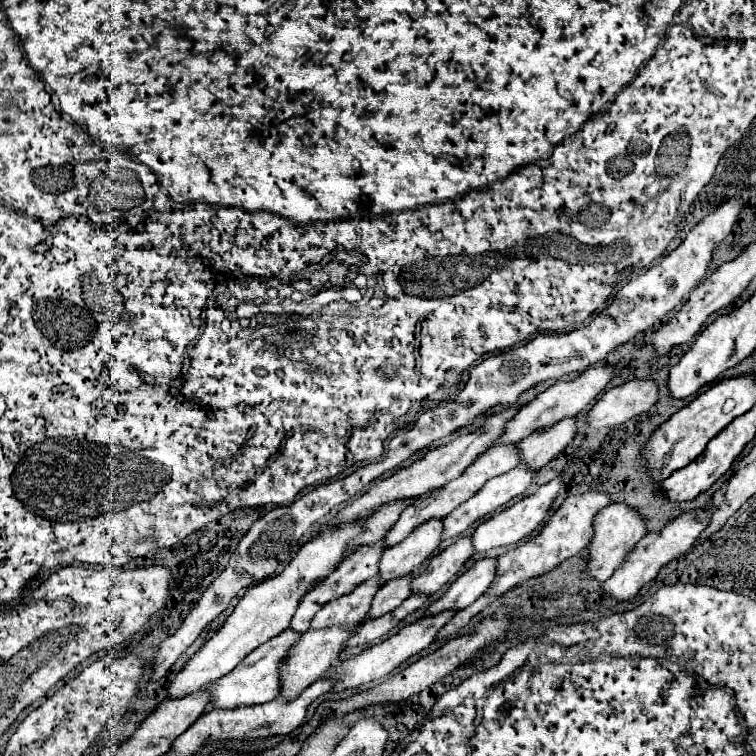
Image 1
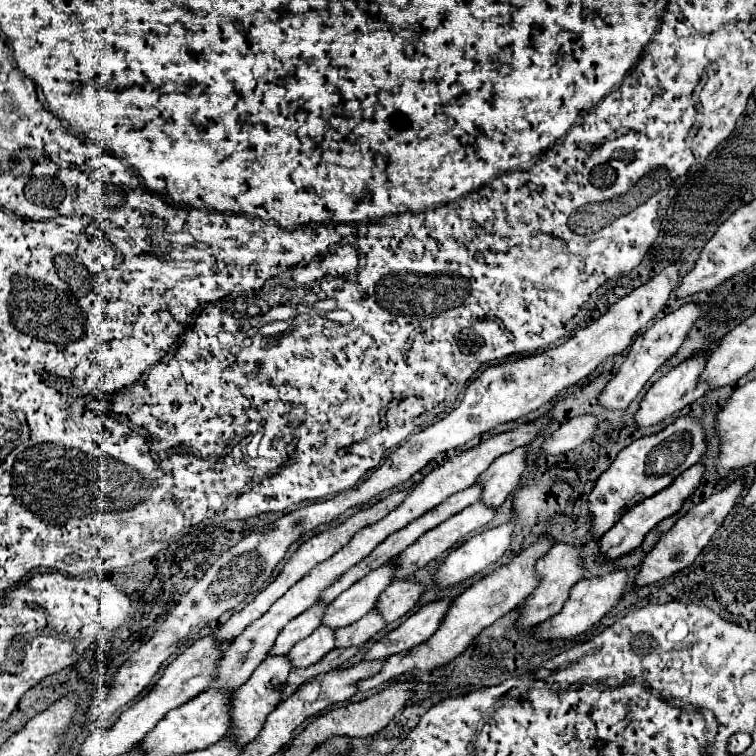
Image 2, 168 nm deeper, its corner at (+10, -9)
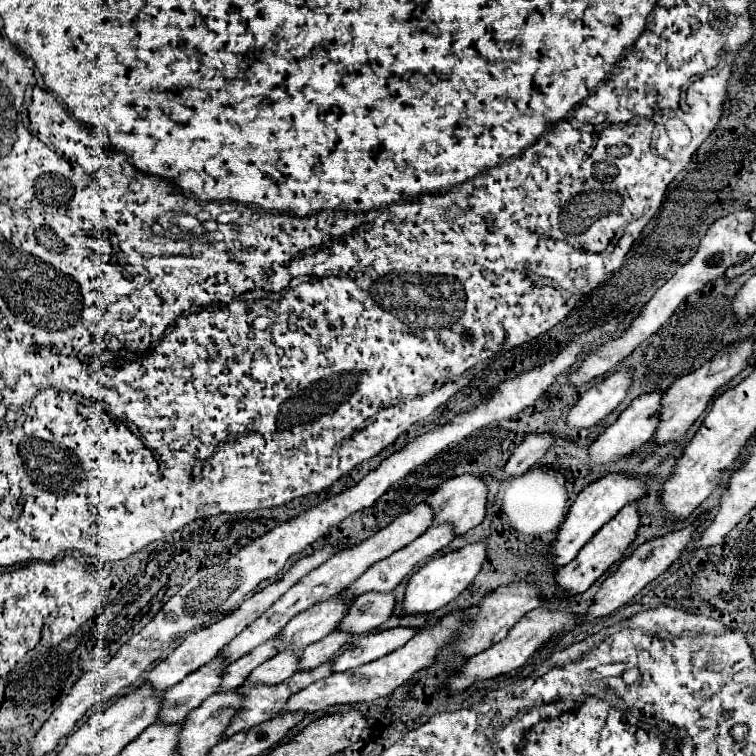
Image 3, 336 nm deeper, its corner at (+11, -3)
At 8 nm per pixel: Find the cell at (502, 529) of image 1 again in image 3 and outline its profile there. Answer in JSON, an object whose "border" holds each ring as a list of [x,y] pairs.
{"border":[[[472,543],[466,545],[458,551],[452,551],[444,557],[436,557],[430,559],[420,571],[416,571],[404,591],[404,599],[402,599],[402,609],[404,615],[430,615],[442,607],[446,607],[452,599],[456,599],[476,577],[476,573],[480,571],[482,563],[486,559],[486,543]]]}

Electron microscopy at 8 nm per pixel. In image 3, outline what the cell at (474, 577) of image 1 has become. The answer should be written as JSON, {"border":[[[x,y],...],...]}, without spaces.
{"border":[[[396,627],[396,629],[376,631],[370,635],[358,635],[354,639],[354,643],[332,661],[332,671],[342,673],[352,667],[376,661],[376,659],[404,647],[412,637],[414,637],[412,627]]]}

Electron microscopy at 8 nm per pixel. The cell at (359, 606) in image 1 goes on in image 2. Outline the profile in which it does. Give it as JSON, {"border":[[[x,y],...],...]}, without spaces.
{"border":[[[321,625],[309,637],[295,643],[295,647],[289,651],[289,659],[295,667],[307,667],[311,663],[317,663],[333,647],[335,647],[335,629]]]}

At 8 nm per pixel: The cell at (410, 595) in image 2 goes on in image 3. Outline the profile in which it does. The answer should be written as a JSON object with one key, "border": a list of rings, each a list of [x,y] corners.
{"border":[[[364,593],[364,597],[358,597],[350,605],[344,619],[338,623],[338,631],[352,635],[370,633],[392,615],[394,605],[392,593]]]}

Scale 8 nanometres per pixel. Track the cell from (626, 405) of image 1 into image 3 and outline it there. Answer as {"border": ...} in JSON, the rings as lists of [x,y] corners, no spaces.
{"border":[[[528,435],[510,455],[510,459],[504,465],[506,477],[518,477],[524,475],[532,465],[556,443],[552,435]]]}

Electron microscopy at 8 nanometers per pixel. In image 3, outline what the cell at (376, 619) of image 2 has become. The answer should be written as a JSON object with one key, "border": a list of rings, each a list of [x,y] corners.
{"border":[[[332,631],[330,635],[326,635],[326,637],[320,639],[318,643],[308,645],[308,647],[302,651],[300,659],[298,659],[298,671],[312,671],[312,669],[316,669],[318,665],[328,663],[328,661],[334,657],[334,653],[336,653],[342,645],[346,645],[350,639],[352,639],[352,635],[346,635],[346,633],[340,633],[340,631]]]}

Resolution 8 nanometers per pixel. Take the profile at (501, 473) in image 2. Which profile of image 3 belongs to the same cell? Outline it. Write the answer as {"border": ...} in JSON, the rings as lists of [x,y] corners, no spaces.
{"border":[[[460,475],[444,481],[426,499],[434,513],[434,523],[450,523],[456,537],[482,523],[486,513],[486,483],[476,475]]]}

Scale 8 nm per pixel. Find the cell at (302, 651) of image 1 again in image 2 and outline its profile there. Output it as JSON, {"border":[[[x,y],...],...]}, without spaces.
{"border":[[[271,655],[269,659],[265,659],[265,663],[261,663],[257,667],[257,671],[253,671],[251,679],[235,691],[235,695],[233,695],[233,707],[231,707],[233,733],[243,743],[253,741],[261,733],[267,715],[277,707],[277,703],[281,703],[281,699],[283,699],[283,687],[287,685],[287,677],[289,677],[291,669],[293,667],[291,667],[291,661],[289,661],[287,655]]]}

